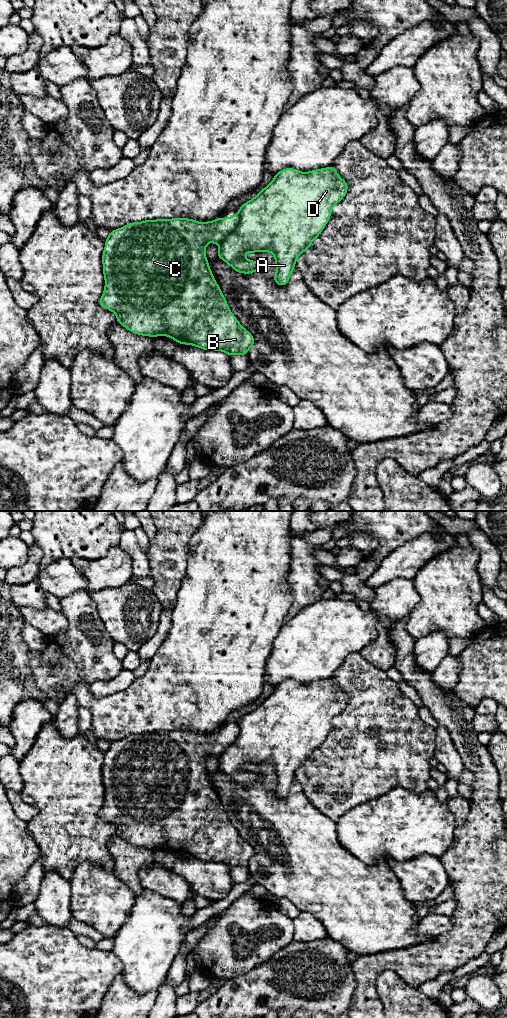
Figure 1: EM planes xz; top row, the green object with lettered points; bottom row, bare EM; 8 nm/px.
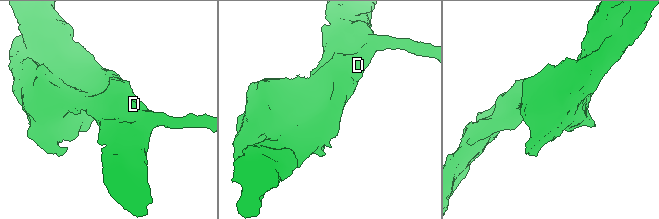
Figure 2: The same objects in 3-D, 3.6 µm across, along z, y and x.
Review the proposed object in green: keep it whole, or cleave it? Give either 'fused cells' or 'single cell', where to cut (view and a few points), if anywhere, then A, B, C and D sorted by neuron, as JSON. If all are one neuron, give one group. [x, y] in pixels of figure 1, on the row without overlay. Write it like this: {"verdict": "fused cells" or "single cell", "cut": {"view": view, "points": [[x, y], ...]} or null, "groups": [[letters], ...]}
{"verdict": "fused cells", "cut": {"view": "xz", "points": [[238, 725], [238, 736], [219, 755]]}, "groups": [["A", "D"], ["B", "C"]]}

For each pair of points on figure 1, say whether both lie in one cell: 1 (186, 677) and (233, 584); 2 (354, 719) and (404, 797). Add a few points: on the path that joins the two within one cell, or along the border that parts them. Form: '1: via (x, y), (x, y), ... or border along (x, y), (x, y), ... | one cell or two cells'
1: via (207, 654), (220, 640), (223, 624), (230, 607) | one cell
2: border along (420, 790), (413, 791), (394, 786), (376, 797) | two cells

